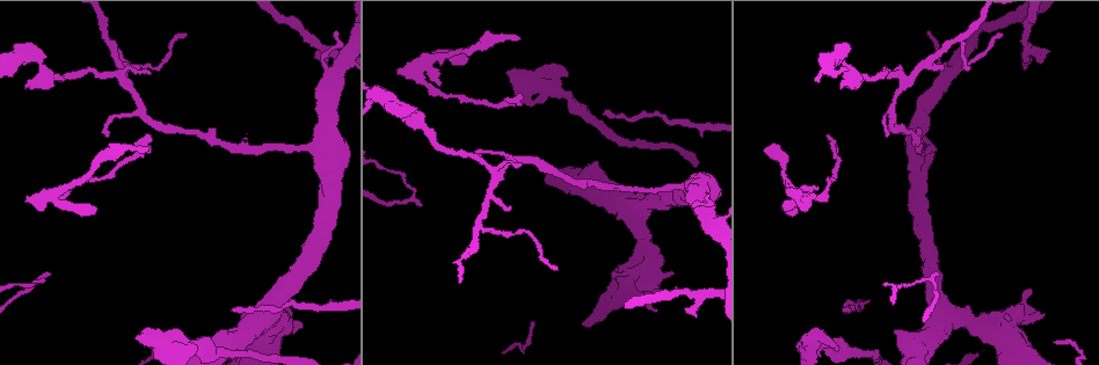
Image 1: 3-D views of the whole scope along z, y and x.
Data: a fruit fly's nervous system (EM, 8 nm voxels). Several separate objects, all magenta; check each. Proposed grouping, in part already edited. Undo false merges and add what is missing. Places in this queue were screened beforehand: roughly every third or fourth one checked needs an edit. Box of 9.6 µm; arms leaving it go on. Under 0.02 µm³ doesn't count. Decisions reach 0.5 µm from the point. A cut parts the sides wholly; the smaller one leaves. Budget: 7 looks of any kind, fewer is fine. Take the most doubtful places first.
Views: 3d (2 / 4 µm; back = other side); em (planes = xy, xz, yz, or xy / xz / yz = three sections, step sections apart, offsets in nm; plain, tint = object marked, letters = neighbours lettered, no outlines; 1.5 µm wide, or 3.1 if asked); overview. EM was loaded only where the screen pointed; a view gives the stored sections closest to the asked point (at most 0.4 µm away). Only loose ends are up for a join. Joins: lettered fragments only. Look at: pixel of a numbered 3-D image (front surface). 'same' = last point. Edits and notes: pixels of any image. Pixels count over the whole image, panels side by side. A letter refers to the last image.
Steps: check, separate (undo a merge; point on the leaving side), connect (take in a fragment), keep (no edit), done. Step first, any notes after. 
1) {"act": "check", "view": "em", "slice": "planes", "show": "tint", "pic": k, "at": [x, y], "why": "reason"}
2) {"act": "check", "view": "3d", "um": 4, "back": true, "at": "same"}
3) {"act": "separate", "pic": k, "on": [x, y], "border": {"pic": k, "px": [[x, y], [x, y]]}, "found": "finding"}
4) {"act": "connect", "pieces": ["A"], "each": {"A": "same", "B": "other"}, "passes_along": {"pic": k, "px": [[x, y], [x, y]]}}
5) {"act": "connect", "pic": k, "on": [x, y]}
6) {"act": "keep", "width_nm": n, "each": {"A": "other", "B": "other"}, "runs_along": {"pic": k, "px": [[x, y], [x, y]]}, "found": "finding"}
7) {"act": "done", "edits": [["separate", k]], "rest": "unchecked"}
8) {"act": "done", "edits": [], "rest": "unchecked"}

{"act": "check", "view": "3d", "um": 2, "pic": 1, "at": [136, 336], "why": "stops while still wide"}

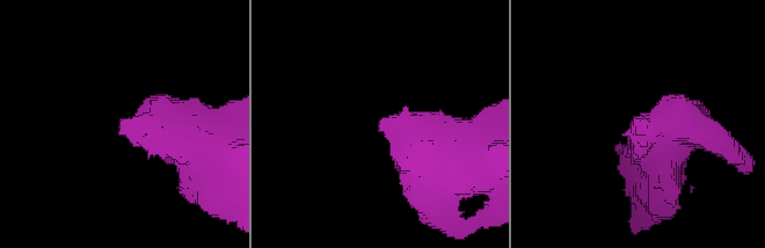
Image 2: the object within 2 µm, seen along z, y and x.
{"act": "check", "view": "em", "slice": "planes", "show": "tint", "pic": 2, "at": [382, 121], "why": "now the EM"}

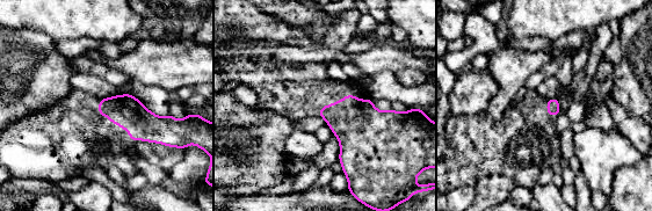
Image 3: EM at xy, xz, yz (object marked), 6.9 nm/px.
{"act": "check", "view": "em", "slice": "planes", "show": "letters", "at": "same"}

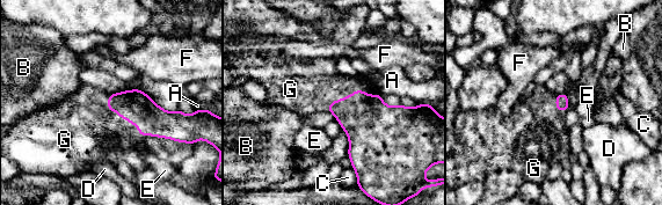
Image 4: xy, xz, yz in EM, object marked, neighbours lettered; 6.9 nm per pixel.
{"act": "connect", "pic": 4, "on": [89, 130], "each": {"A": "other", "B": "other", "C": "other", "D": "other", "E": "other", "F": "other", "G": "same"}, "passes_along": {"pic": 4, "px": [[135, 105], [123, 117], [89, 130]]}, "found": "the neuron continues"}

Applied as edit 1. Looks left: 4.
{"act": "check", "view": "3d", "um": 2, "back": true, "pic": 1, "at": [441, 85], "why": "an open end"}

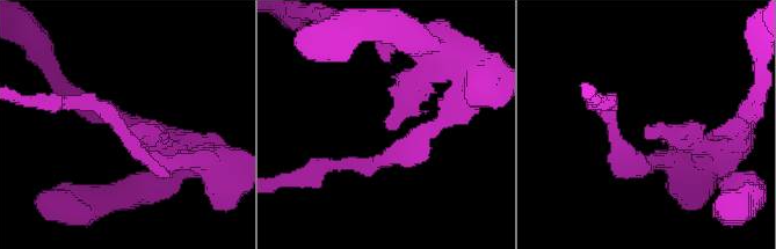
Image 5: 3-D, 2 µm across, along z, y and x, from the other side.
{"act": "check", "view": "em", "slice": "xz", "step": 4, "show": "letters", "pic": 5, "at": [654, 124], "why": "now the EM"}

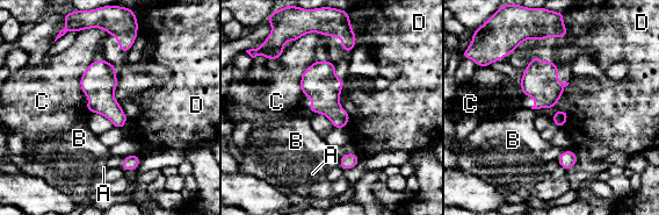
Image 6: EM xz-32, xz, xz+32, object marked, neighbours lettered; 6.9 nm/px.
{"act": "keep", "each": {"A": "other", "B": "other", "C": "other", "D": "other"}, "border": {"pic": 6, "px": [[534, 55], [521, 77], [521, 94]]}, "found": "none of them fits"}

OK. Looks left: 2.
{"act": "check", "view": "em", "slice": "yz", "step": 4, "show": "letters", "pic": 1, "at": [557, 268], "why": "end of a long branch"}

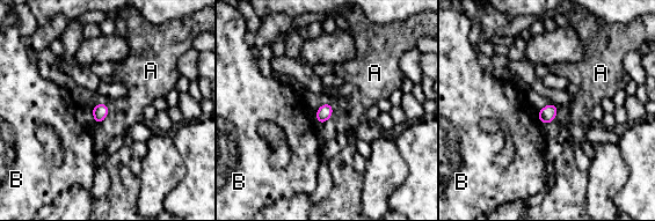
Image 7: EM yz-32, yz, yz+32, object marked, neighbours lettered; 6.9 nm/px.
{"act": "check", "view": "em", "slice": "planes", "show": "letters", "at": "same", "why": "cut it another way"}

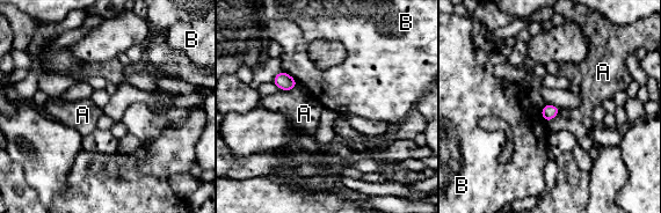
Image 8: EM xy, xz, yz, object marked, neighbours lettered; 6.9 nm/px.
{"act": "keep", "longest_contact_nm": ["B", 150], "each": {"A": "other", "B": "other"}, "border": {"pic": 8, "px": [[283, 70], [298, 83]]}, "found": "no lettered fragment goes on from it"}

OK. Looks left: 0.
{"act": "done", "edits": [["connect", 4]], "rest": "unchecked"}

